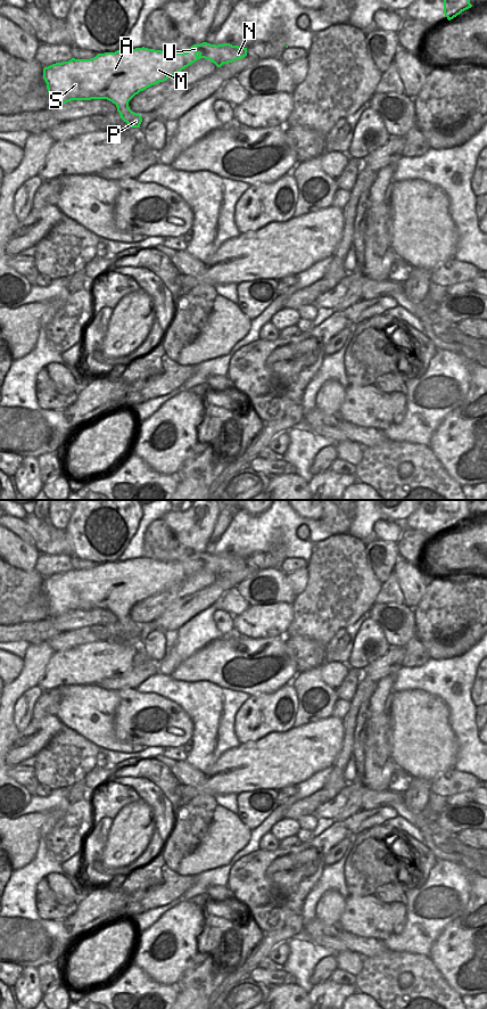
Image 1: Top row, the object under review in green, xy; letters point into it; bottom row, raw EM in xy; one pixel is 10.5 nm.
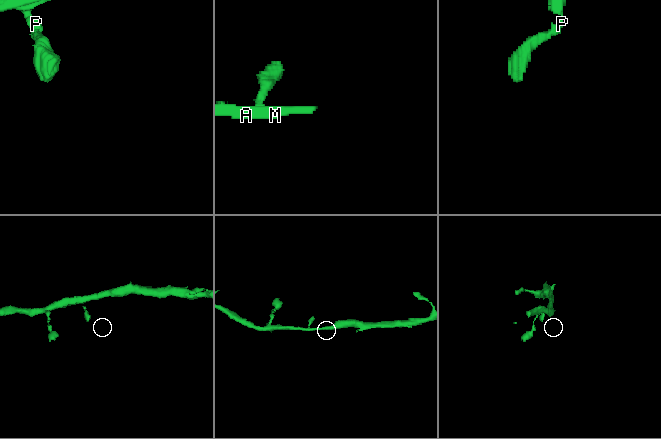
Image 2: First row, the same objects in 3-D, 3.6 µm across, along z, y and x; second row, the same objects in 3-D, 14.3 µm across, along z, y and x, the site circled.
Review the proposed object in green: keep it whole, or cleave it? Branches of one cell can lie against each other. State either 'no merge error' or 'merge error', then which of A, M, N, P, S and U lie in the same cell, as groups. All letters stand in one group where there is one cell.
no merge error; groups A M N P S U

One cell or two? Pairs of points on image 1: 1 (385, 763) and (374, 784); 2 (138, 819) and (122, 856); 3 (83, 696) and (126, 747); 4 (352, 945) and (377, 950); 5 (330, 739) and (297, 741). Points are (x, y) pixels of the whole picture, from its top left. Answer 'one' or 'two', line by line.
1: two
2: one
3: one
4: one
5: one

